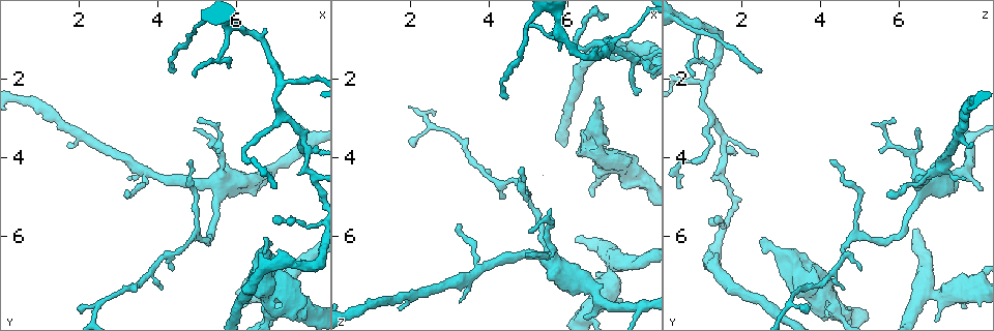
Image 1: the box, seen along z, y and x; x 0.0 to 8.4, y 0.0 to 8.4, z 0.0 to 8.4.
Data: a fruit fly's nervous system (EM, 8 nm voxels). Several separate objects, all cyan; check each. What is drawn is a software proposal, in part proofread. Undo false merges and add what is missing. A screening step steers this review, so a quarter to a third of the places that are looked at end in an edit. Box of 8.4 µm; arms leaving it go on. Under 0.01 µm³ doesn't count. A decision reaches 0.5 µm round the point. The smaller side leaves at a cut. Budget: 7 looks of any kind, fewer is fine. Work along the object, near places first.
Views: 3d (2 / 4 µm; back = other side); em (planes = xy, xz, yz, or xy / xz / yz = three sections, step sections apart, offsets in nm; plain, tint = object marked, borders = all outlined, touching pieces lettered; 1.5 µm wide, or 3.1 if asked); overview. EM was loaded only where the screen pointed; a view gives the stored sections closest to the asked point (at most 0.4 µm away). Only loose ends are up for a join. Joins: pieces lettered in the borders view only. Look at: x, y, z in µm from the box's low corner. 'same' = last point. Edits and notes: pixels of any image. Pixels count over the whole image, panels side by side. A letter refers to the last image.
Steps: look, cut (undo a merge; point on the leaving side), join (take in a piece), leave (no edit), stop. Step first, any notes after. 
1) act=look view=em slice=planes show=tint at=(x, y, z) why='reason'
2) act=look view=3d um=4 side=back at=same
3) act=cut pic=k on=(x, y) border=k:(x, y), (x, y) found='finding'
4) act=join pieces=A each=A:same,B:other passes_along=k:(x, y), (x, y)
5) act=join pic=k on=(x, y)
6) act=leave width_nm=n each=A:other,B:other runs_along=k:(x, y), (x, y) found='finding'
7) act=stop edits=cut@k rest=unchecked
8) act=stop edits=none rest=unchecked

act=look view=em slice=planes show=borders at=(6.75, 4.35, 7.65) why='a fork'

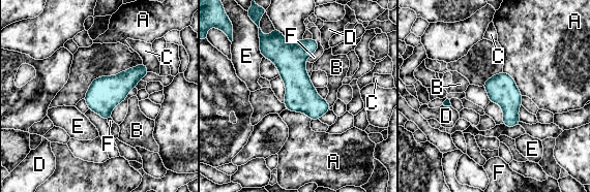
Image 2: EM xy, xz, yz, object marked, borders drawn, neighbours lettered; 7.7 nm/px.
act=leave longest_contact=A:240nm each=A:other,B:other,C:other,D:other,E:other,F:other border=2:(503, 71), (514, 81), (522, 95) found='continuous, no second neuron'

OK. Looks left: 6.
act=look view=em slice=planes show=borders at=(7.00, 6.60, 3.65) why='stops while still wide'

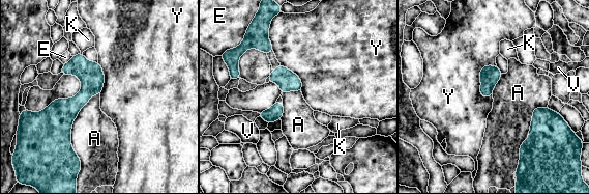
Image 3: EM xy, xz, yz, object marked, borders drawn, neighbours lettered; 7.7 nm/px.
act=leave each=A:other,E:other,K:other,V:other,Y:other runs_along=3:(95, 64), (89, 89), (54, 115) found='none of them fits'

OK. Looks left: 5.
act=look view=3d um=4 at=(4.35, 6.85, 5.10) why='free end'

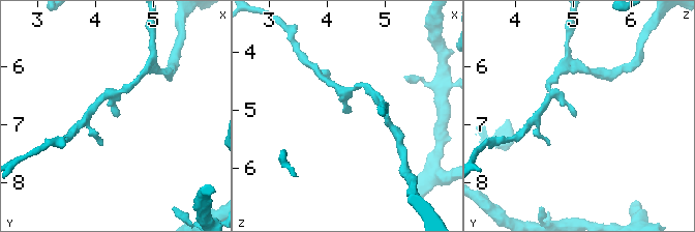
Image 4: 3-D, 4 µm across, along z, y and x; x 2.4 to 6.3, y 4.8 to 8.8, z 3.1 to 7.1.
act=look view=em slice=xz step=8 show=borders at=(4.35, 6.85, 5.10) why='shape alone is not enough'

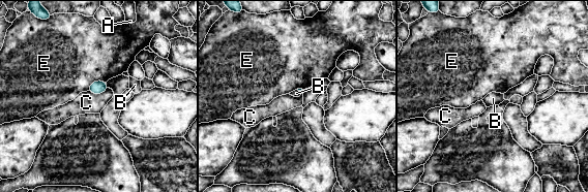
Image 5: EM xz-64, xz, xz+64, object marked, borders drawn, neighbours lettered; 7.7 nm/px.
act=look view=em slice=planes show=borders at=same

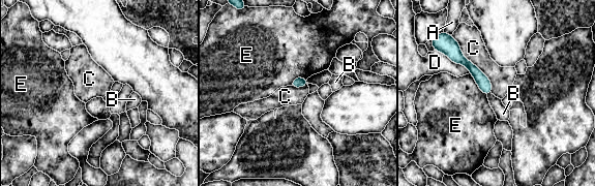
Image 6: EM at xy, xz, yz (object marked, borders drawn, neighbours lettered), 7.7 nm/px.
act=leave each=A:other,B:other,C:other,D:other,E:other runs_along=6:(456, 47), (487, 91) found='no lettered piece goes on from it'

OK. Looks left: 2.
act=stop edits=none rest=unchecked

